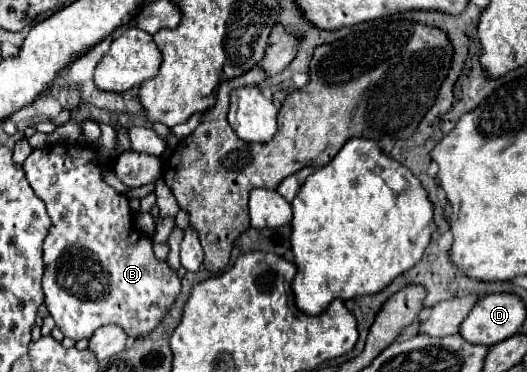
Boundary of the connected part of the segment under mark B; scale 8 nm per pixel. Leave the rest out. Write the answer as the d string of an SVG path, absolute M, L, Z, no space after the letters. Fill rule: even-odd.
M47 144L41 150L33 150L27 162L21 164L31 188L45 202L51 220L43 242L45 306L63 336L73 340L91 338L93 332L105 324L119 324L127 336L147 336L163 320L181 288L177 274L163 260L155 258L153 240L133 228L127 198L105 184L103 174L109 168L107 162L109 160L103 160L93 146Z

